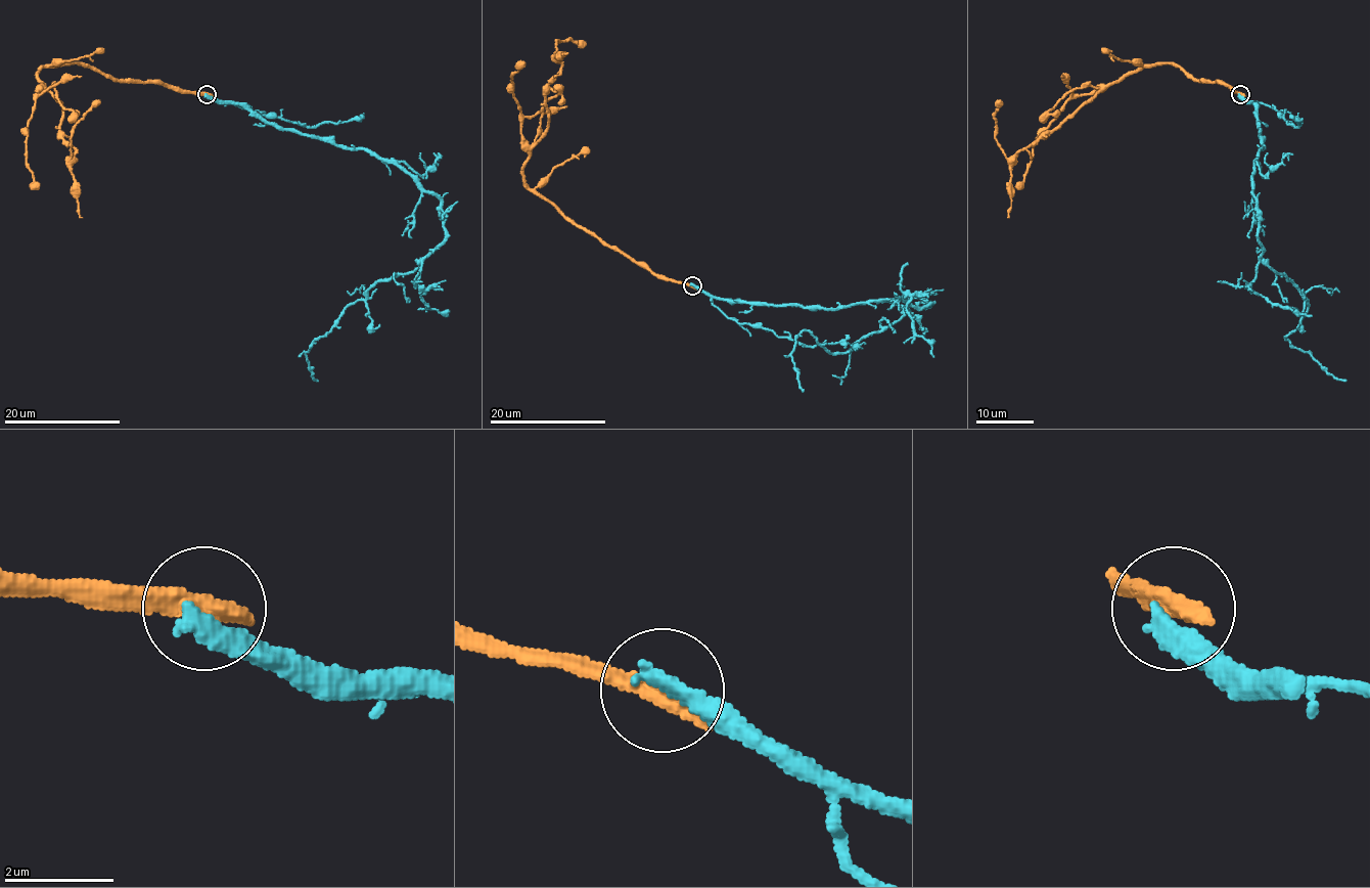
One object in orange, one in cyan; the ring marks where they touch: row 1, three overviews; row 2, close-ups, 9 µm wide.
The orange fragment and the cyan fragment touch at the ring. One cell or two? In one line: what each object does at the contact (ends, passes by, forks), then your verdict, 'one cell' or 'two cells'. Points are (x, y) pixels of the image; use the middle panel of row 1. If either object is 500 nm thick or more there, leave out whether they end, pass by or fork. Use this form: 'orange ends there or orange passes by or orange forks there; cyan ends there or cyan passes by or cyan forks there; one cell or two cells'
orange ends there; cyan ends there; two cells

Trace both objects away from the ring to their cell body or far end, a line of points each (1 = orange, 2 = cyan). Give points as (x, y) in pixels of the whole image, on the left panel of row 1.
1: (208, 94), (115, 82), (69, 62), (40, 70), (61, 103), (72, 159), (72, 129), (99, 100)
2: (208, 94), (282, 128), (395, 160), (441, 202), (445, 238), (413, 271), (377, 281), (306, 352), (317, 382)

